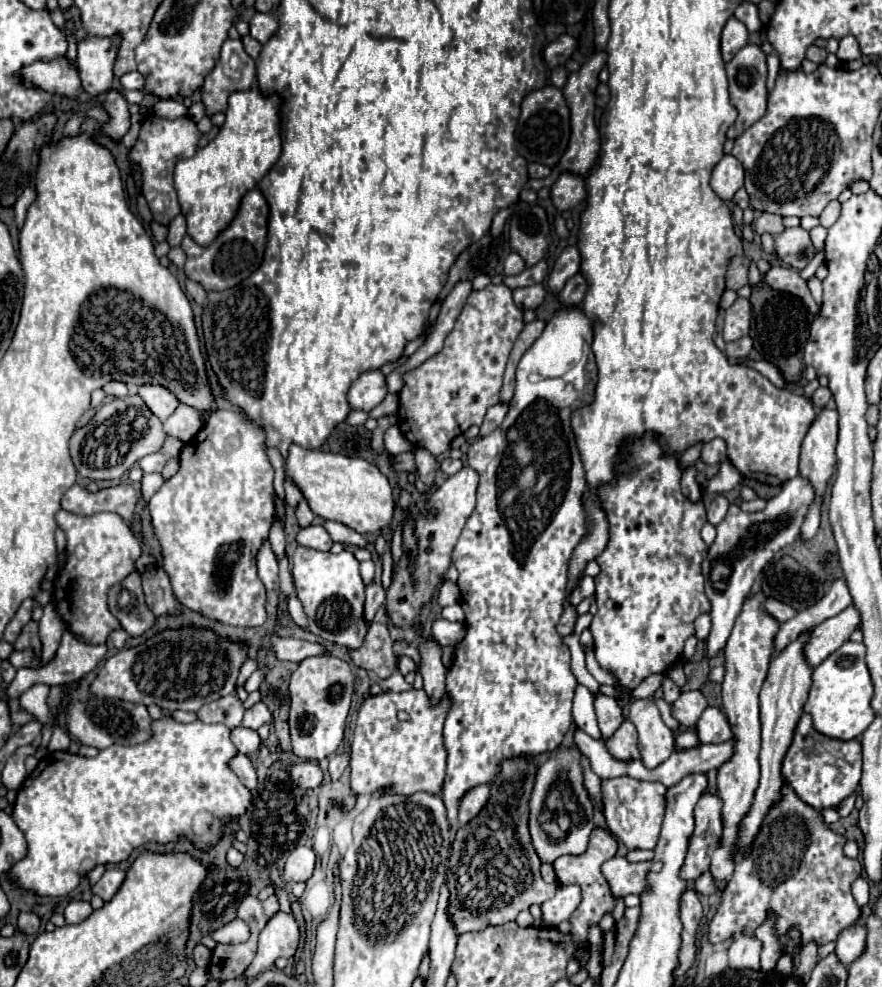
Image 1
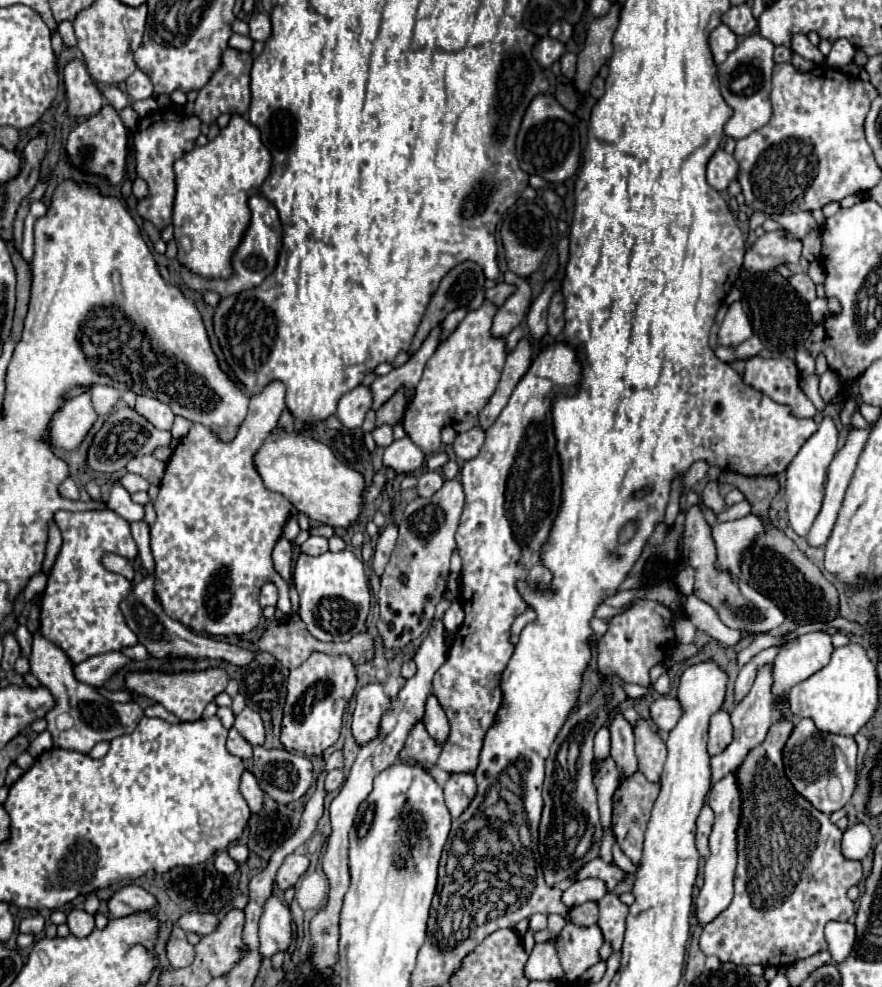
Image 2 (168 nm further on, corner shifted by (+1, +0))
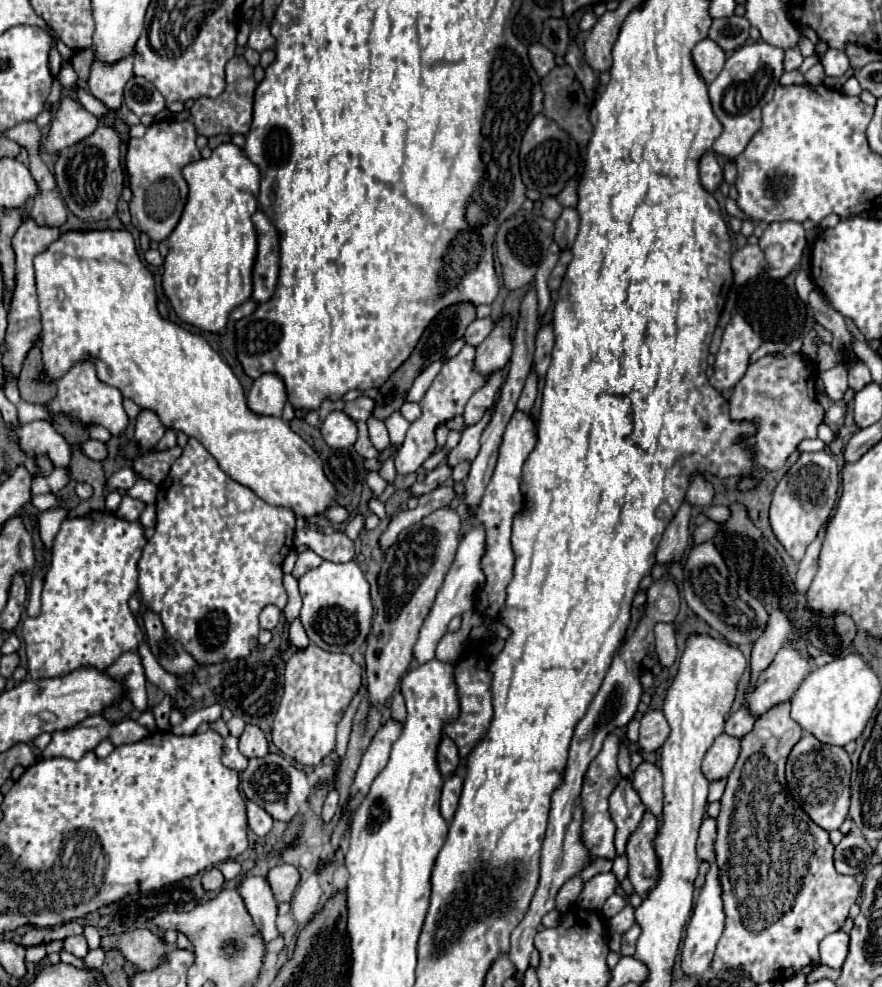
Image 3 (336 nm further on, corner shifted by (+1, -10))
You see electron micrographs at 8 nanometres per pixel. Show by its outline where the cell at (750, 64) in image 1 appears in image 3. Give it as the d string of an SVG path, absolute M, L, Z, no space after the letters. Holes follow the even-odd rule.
M755 41L739 47L725 63L719 77L709 85L709 99L717 119L723 123L723 133L713 143L713 151L735 159L761 129L761 109L773 99L775 85L783 75L783 51L765 41Z

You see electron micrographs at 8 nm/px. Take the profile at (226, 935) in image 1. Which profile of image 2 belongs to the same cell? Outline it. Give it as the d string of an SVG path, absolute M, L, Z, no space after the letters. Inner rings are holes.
M185 913L179 917L177 925L197 935L209 935L219 925L219 917L213 913Z

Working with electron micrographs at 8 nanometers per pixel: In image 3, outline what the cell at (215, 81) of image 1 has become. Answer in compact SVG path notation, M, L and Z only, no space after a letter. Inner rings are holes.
M243 55L233 57L227 63L227 87L225 87L225 91L215 99L199 97L191 109L191 119L193 119L197 133L205 135L205 137L213 137L219 133L225 133L225 135L243 133L245 135L249 131L251 117L253 117L253 91L255 91L255 87L257 87L257 83L253 79L253 69L245 61L245 57Z

